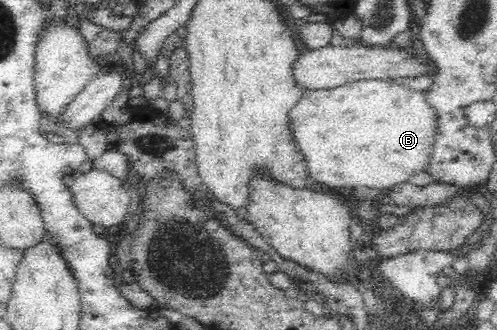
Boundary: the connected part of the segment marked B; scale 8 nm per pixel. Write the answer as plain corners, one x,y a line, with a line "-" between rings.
379,79
355,81
329,89
307,90
305,97
293,109
293,127
291,129
293,129
297,144
301,146
301,152
305,154
309,182
325,183
325,185
334,188
365,186
371,189
388,189
394,185
408,182
411,177
415,177
419,173
427,172
429,163
431,163
431,155
433,155
433,143
435,142
435,135
437,135
437,127
439,127
439,112
429,104
429,100
425,98
425,95
425,91
413,91
409,87
403,87
401,82
396,81
393,83

